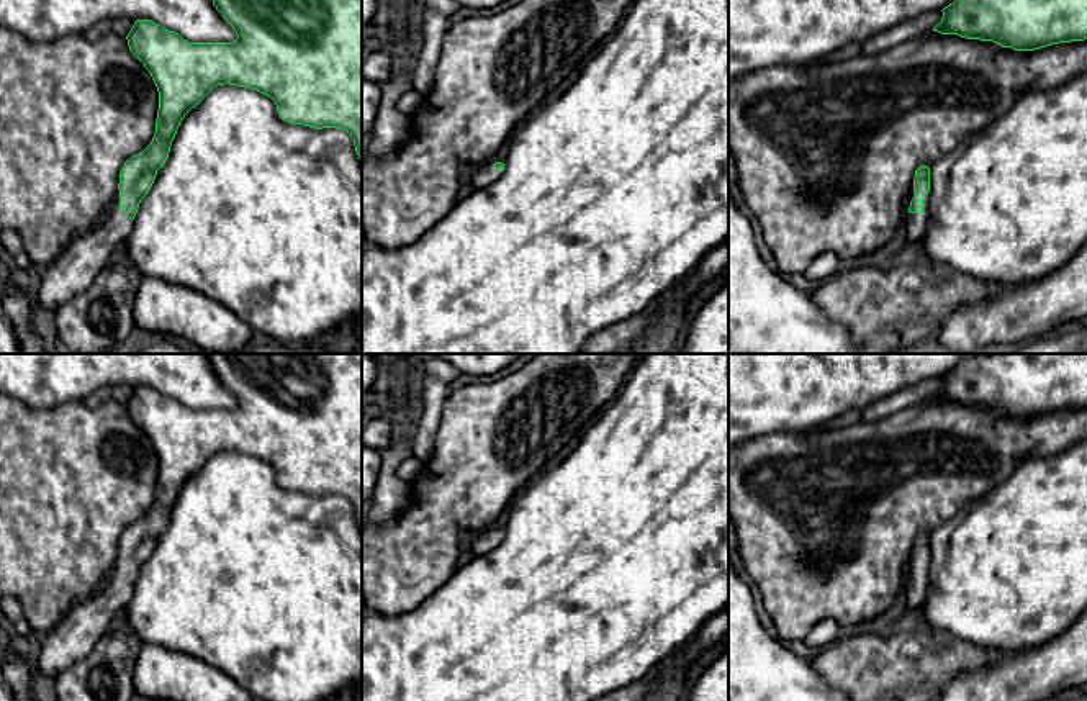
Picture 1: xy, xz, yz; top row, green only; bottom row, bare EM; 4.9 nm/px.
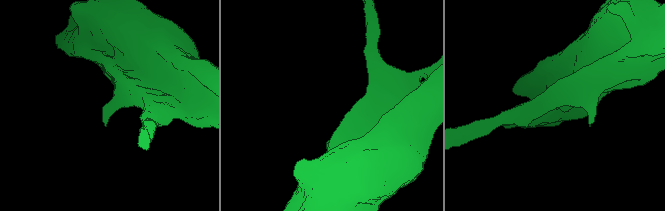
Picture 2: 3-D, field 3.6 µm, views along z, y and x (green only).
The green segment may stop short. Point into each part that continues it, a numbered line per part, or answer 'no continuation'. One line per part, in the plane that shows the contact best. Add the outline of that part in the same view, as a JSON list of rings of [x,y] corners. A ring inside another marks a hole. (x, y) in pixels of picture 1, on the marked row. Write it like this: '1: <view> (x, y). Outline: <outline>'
1: xy (81, 262). Outline: [[[115,210],[95,228],[79,234],[44,269],[38,270],[39,287],[34,305],[54,311],[62,303],[85,292],[108,265],[111,252],[124,242],[133,221]]]

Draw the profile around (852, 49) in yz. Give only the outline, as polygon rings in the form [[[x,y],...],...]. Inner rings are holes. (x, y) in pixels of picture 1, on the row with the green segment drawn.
[[[850,43],[817,62],[846,61],[861,54],[863,43]]]

